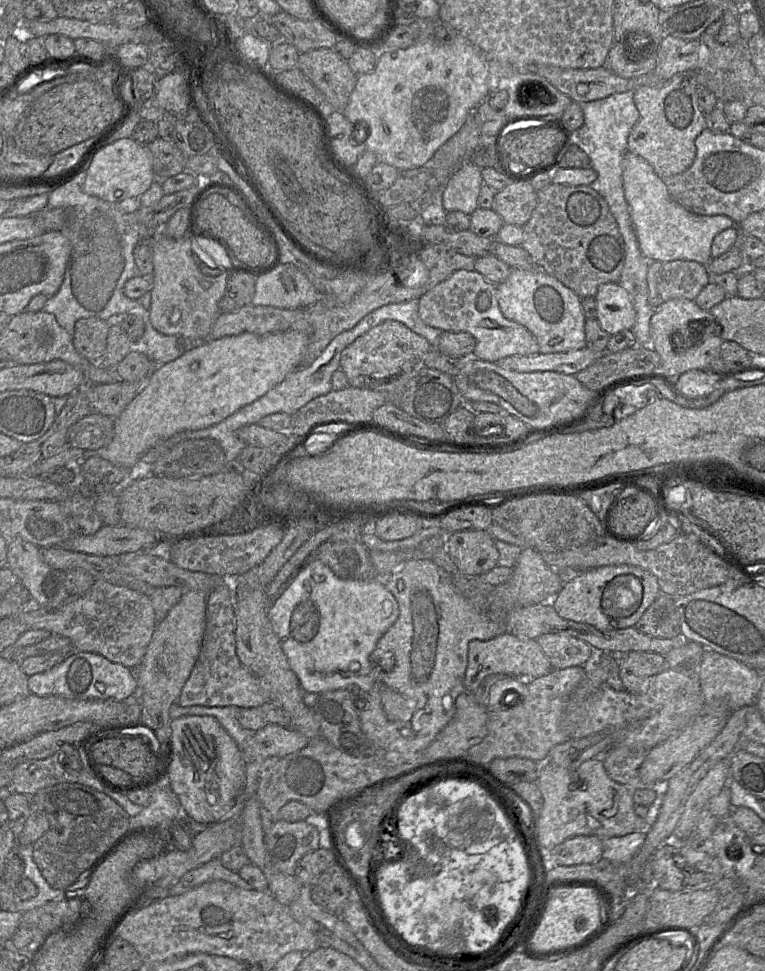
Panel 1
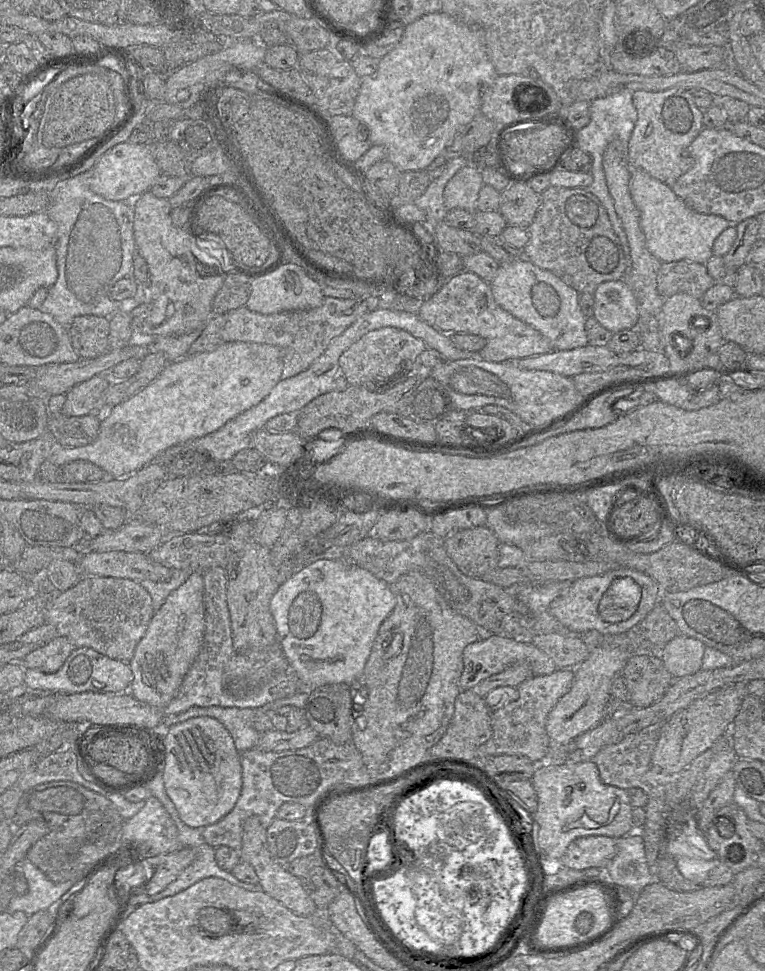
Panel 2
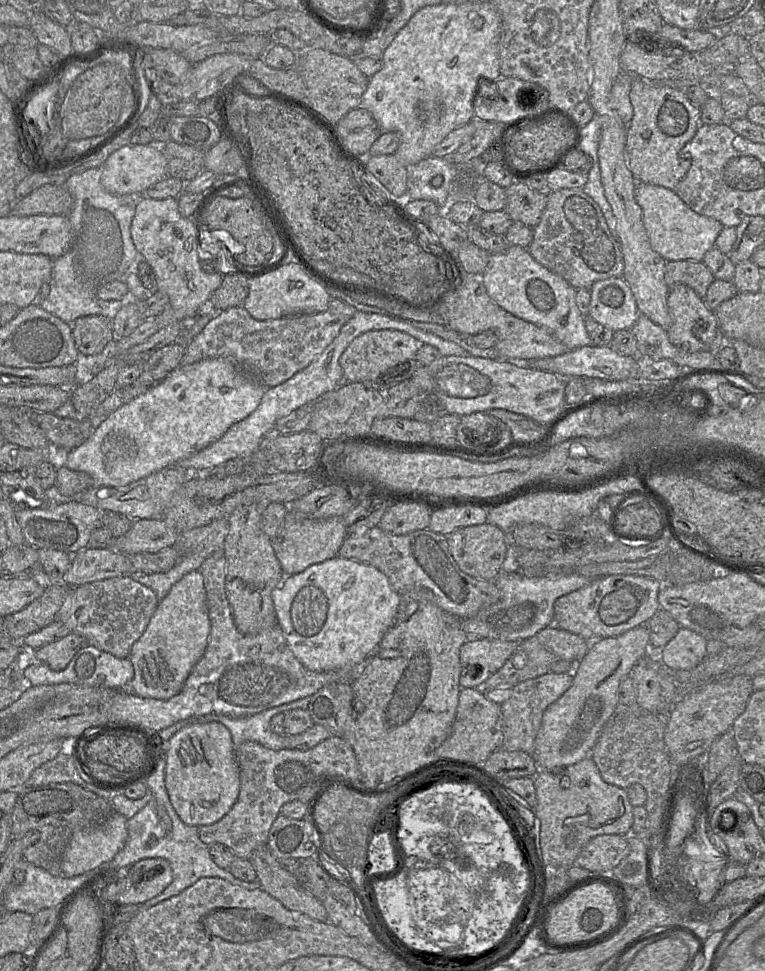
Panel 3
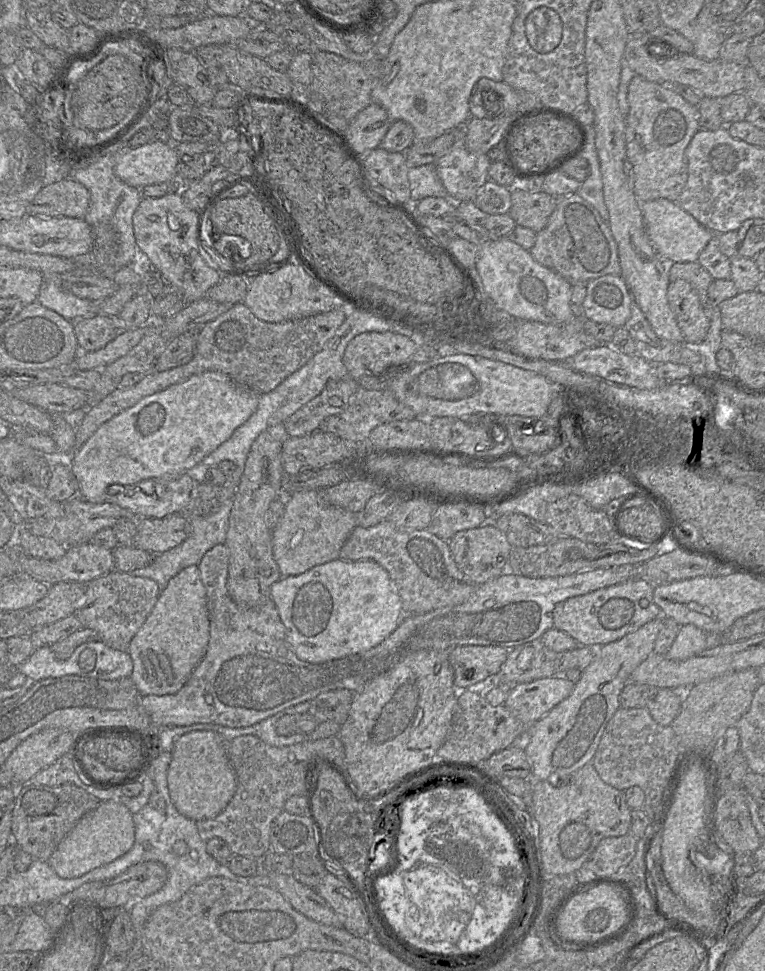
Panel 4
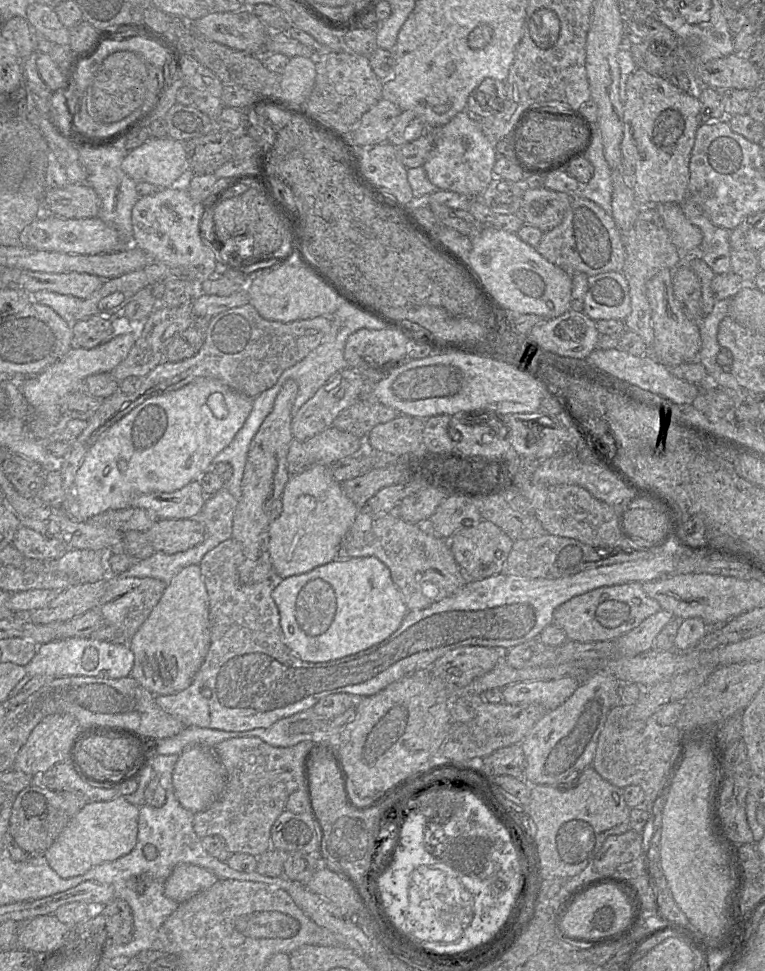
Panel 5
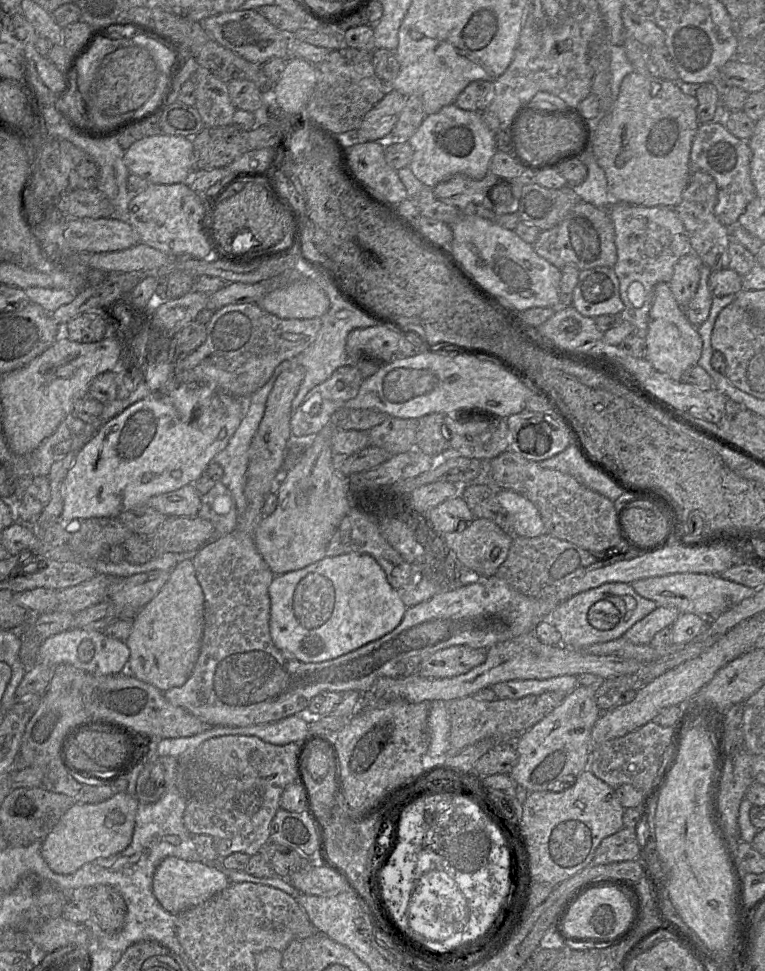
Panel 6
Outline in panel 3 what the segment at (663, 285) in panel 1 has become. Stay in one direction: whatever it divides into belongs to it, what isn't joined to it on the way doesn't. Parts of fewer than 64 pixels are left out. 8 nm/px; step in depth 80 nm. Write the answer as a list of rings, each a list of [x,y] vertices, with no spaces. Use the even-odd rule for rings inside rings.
[[[667,261],[664,274],[666,284],[676,286],[684,284],[704,298],[708,287],[715,280],[710,269],[701,261]]]

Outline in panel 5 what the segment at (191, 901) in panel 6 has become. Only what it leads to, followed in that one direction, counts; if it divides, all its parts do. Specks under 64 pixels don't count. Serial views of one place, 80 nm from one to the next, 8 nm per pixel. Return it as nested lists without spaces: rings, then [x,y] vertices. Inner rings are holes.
[[[180,863],[167,878],[164,893],[169,899],[181,904],[210,888],[218,880],[215,874],[203,867]]]

